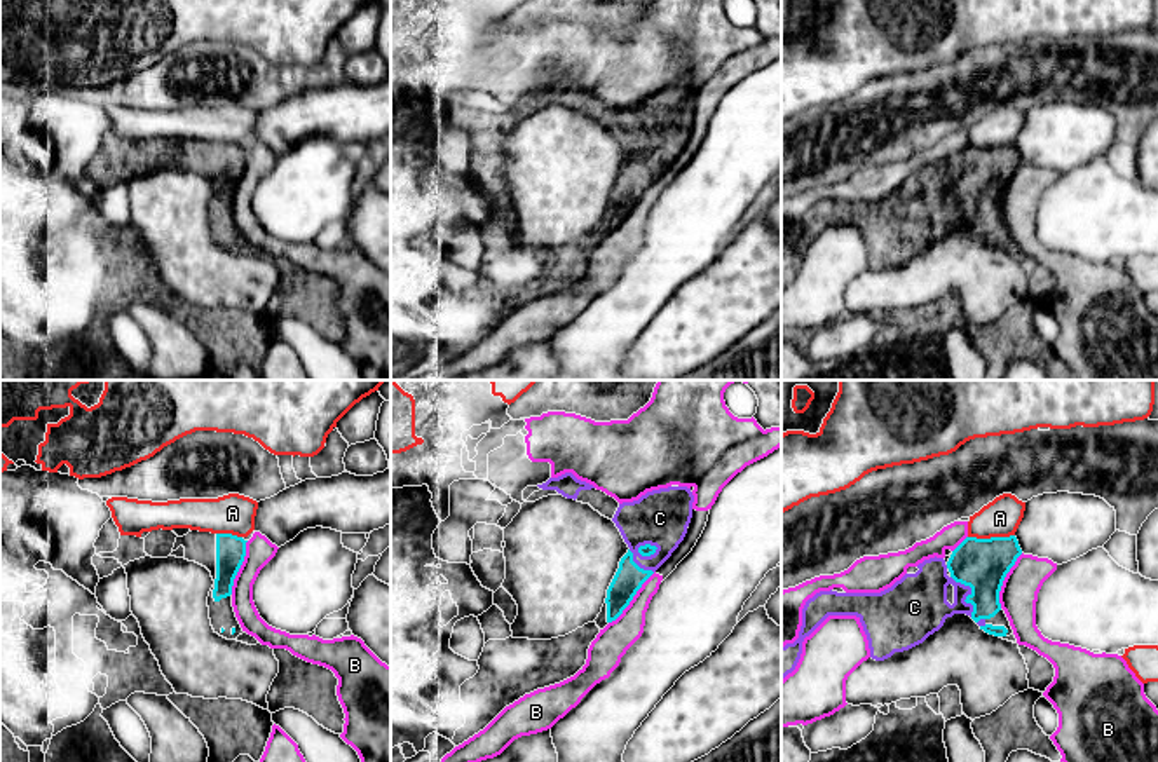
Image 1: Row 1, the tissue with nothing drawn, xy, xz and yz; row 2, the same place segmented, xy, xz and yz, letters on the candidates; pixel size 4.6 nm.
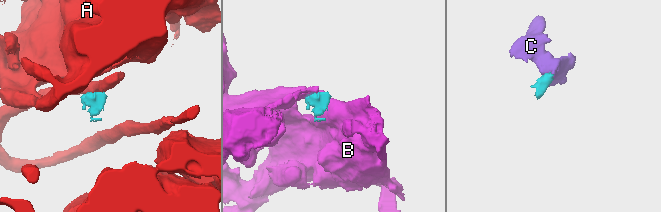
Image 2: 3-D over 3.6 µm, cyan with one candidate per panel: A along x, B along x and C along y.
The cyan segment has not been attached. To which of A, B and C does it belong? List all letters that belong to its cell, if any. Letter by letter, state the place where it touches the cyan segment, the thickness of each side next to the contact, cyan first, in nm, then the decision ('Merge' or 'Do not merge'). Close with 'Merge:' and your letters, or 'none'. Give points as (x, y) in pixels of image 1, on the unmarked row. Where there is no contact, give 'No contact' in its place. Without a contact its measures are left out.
A: Touches cyan at yz (991, 147). Thickness 240 nm (cyan) against 180 nm. Do not merge
B: Touches cyan at yz (1003, 189). Thickness 240 nm (cyan) against 180 nm. Do not merge
C: Touches cyan at yz (972, 203). Thickness 240 nm (cyan) against 260 nm. Merge
Merge: C

